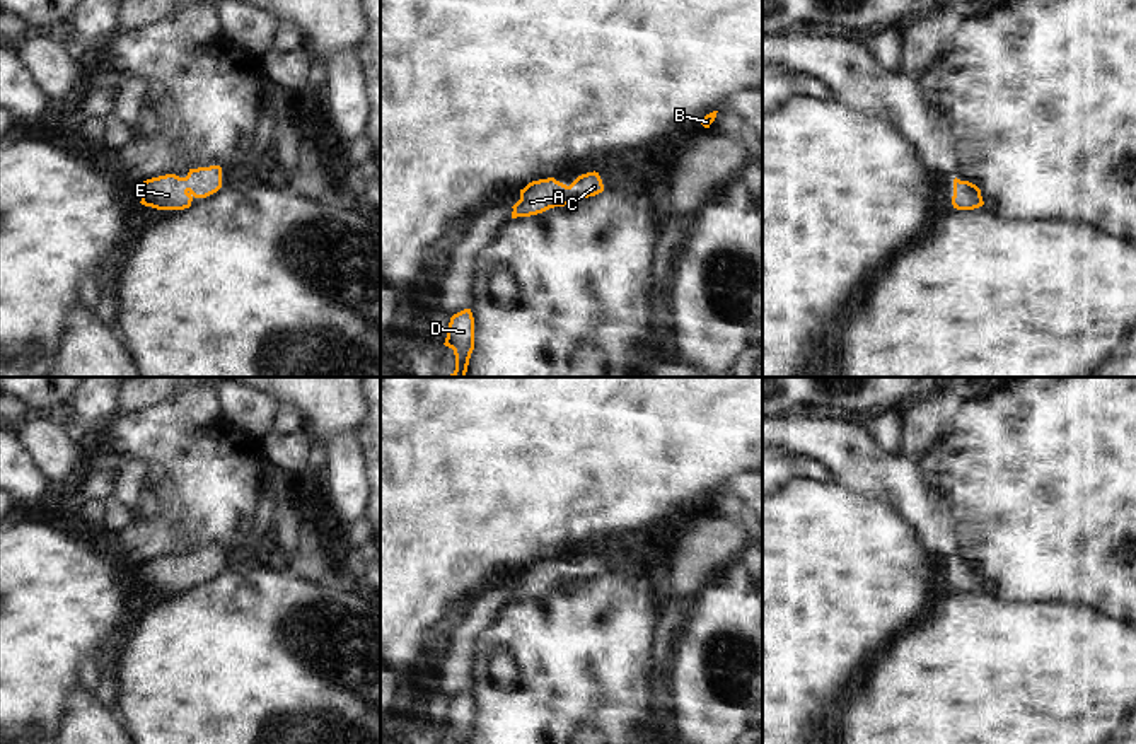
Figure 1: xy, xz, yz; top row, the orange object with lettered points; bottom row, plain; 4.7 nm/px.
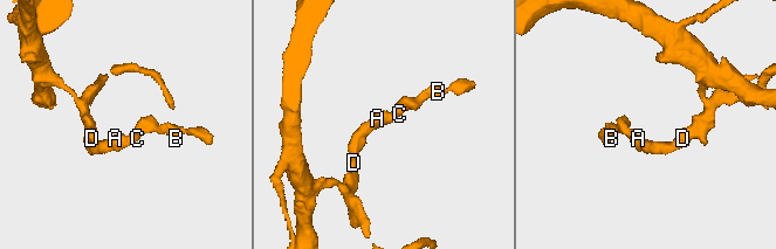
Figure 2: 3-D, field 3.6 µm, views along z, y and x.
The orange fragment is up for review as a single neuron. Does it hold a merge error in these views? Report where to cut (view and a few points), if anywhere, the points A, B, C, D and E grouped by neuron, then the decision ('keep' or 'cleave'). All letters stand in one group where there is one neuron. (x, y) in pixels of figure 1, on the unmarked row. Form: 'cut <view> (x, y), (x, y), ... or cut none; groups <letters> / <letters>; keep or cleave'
cut none; groups A B C D E; keep

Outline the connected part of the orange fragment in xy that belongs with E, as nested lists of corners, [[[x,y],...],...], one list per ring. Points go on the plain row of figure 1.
[[[222,549],[189,551],[186,560],[165,556],[142,565],[142,587],[157,592],[184,592],[194,580],[206,580],[222,570]]]

